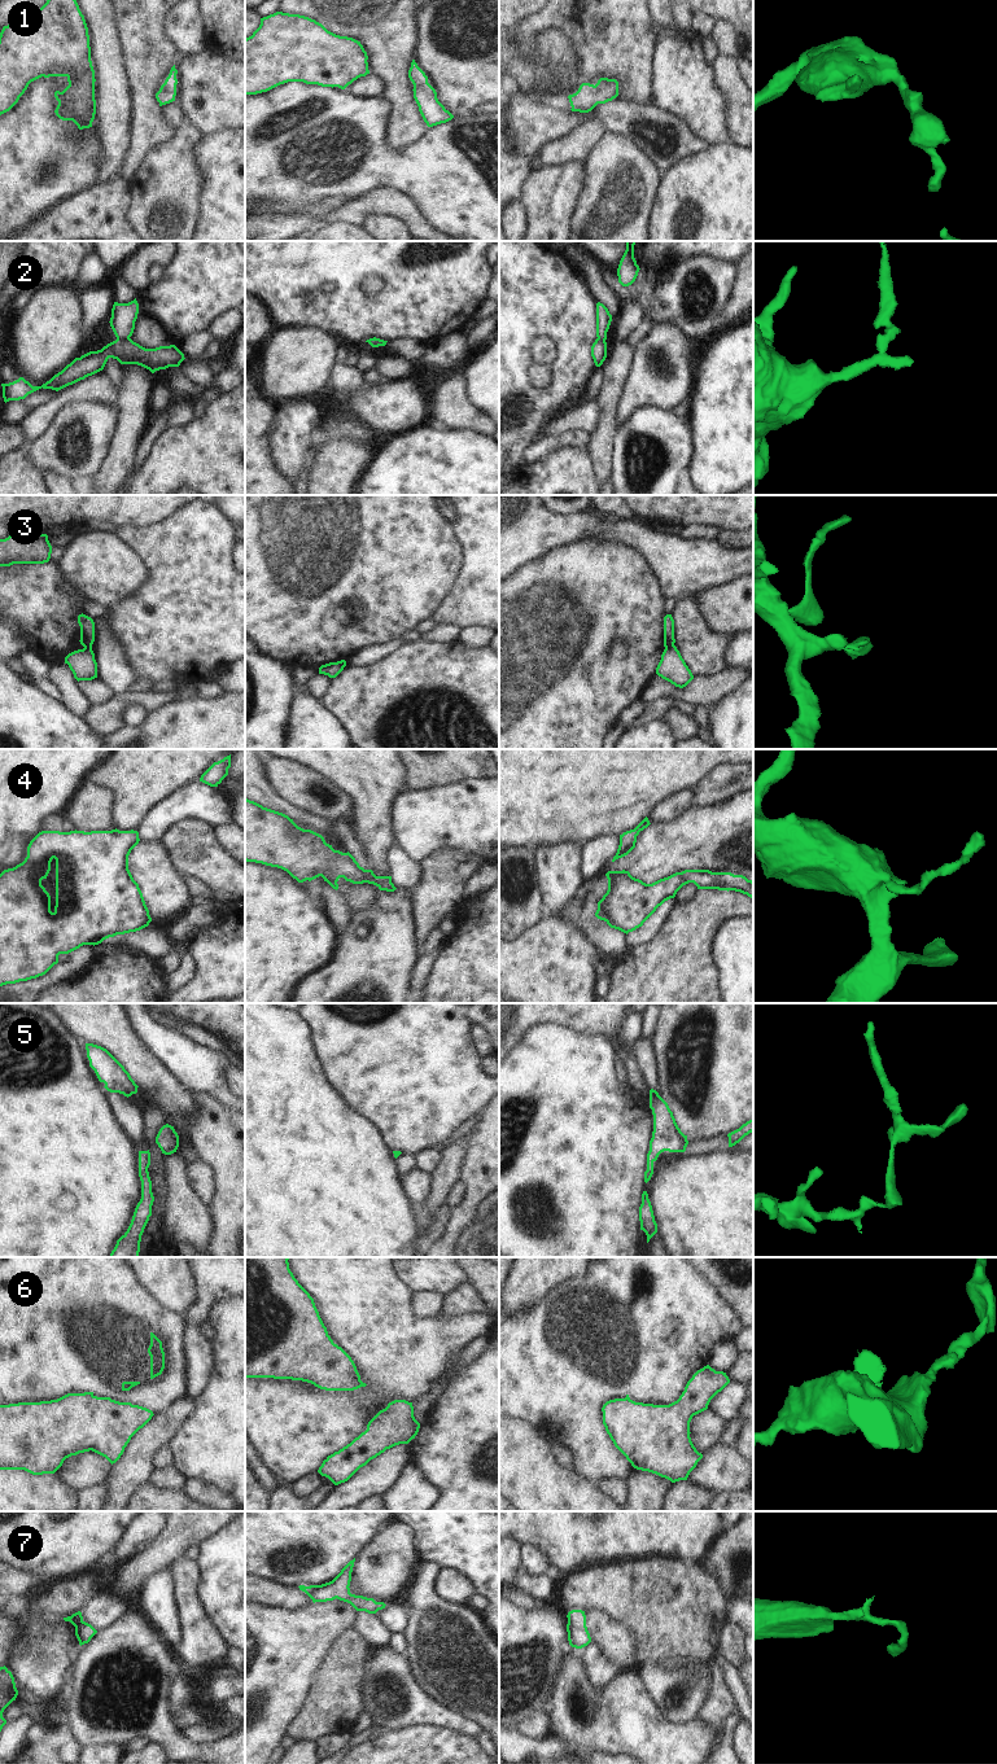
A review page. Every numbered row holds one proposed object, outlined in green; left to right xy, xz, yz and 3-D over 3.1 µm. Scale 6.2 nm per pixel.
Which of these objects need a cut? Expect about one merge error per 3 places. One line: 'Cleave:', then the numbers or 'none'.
Cleave: 2, 3, 6

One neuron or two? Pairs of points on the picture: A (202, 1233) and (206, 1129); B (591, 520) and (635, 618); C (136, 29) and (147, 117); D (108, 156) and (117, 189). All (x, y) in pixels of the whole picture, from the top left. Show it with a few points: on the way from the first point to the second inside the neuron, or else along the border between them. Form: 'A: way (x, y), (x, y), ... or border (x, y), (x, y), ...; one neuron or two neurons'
A: border (210, 1206), (214, 1235); two neurons
B: border (621, 539), (597, 522), (582, 535), (568, 542); two neurons
C: way (143, 51), (143, 95); one neuron
D: border (121, 176), (93, 187); two neurons

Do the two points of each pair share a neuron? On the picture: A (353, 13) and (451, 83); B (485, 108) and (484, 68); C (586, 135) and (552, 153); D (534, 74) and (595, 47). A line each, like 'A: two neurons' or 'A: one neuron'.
A: two neurons
B: two neurons
C: one neuron
D: two neurons

